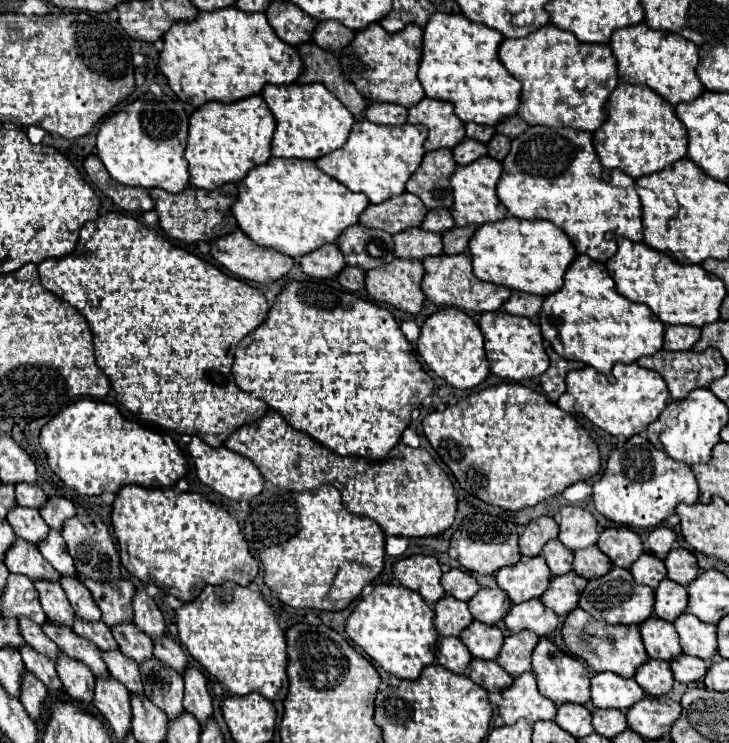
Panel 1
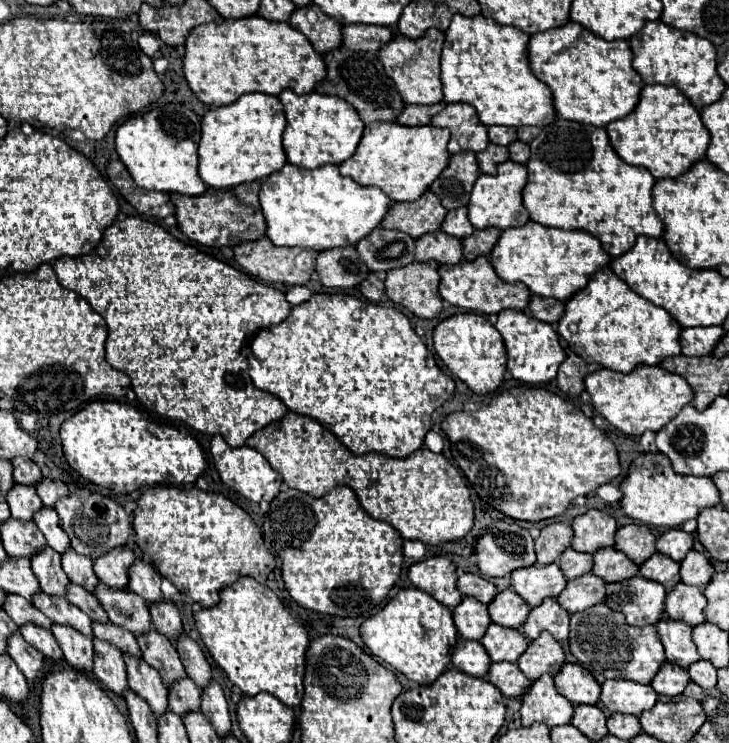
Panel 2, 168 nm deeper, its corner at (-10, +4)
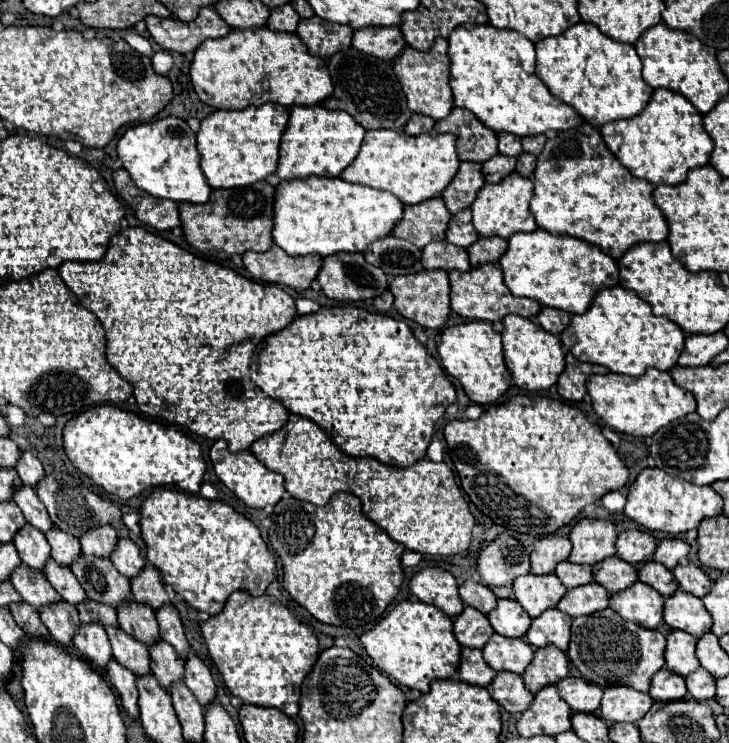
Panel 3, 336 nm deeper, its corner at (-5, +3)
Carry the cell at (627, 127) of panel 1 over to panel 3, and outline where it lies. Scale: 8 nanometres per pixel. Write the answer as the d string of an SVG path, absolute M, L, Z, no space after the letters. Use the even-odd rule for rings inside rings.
M657 88L643 108L641 114L621 122L609 122L601 126L601 136L607 148L619 158L623 166L631 170L633 176L643 178L651 184L681 184L687 178L687 172L709 162L713 150L713 140L703 128L701 114L693 104L671 90Z

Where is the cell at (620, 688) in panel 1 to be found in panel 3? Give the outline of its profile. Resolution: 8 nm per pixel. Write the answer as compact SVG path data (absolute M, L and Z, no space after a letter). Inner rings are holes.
M609 686L603 690L599 710L607 722L637 722L649 712L651 704L653 700L645 692L629 686Z

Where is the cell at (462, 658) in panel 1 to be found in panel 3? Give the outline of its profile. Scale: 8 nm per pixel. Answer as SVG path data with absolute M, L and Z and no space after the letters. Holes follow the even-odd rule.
M461 648L461 664L459 664L459 678L467 684L487 686L495 676L495 670L483 660L481 650L477 648Z

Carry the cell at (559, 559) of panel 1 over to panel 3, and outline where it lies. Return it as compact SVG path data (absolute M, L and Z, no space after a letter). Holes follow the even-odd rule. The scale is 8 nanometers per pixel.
M569 560L559 562L555 568L557 578L567 586L567 588L577 588L583 584L589 584L593 580L591 566L589 564L571 564Z

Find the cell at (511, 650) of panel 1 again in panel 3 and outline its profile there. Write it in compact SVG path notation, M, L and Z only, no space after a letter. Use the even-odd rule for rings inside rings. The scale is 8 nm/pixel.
M547 646L541 650L535 650L533 662L525 668L523 680L525 686L537 694L543 686L555 684L557 680L565 678L569 674L569 660L567 656L557 650L555 646Z

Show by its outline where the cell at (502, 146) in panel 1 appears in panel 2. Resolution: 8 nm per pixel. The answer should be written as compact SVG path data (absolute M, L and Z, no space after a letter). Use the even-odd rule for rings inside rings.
M514 141L514 143L508 147L508 151L510 151L510 159L516 161L516 163L526 165L528 159L530 159L530 147L528 147L526 143L522 143L522 141Z

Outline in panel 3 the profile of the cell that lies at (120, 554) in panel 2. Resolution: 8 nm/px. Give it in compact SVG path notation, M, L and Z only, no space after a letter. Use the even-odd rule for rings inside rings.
M103 526L103 528L95 528L83 534L79 542L81 542L83 554L97 556L97 558L109 558L119 540L117 540L117 532L113 526Z

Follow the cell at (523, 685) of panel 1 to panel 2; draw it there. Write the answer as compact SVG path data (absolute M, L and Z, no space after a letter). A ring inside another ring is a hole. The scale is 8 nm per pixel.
M542 675L522 697L520 715L524 727L530 727L536 721L542 721L548 727L566 725L570 723L572 713L574 705L556 691L550 675Z

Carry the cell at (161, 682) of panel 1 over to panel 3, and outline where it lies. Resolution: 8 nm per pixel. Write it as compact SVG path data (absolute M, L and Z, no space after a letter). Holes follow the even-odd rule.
M139 602L121 604L117 608L117 616L119 616L119 628L125 634L143 642L147 648L159 642L161 636L159 636L157 618L149 606L139 604Z

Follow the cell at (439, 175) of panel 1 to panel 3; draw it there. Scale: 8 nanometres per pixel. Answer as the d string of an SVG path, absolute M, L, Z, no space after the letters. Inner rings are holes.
M461 162L453 182L449 182L449 186L443 190L441 198L447 206L447 210L451 214L469 208L471 202L475 200L477 190L485 184L483 180L483 172L481 172L481 164L477 162Z

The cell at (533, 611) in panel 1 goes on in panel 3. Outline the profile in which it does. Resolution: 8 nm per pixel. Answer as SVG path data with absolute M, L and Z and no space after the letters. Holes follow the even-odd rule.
M549 608L541 616L533 618L531 628L527 630L529 644L535 648L553 644L561 650L567 650L571 638L569 626L571 626L571 616L563 614L559 608Z

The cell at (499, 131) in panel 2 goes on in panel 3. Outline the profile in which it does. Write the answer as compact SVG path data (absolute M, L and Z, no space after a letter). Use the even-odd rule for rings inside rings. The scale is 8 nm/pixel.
M497 134L499 152L505 156L519 156L521 154L521 138L515 134Z

